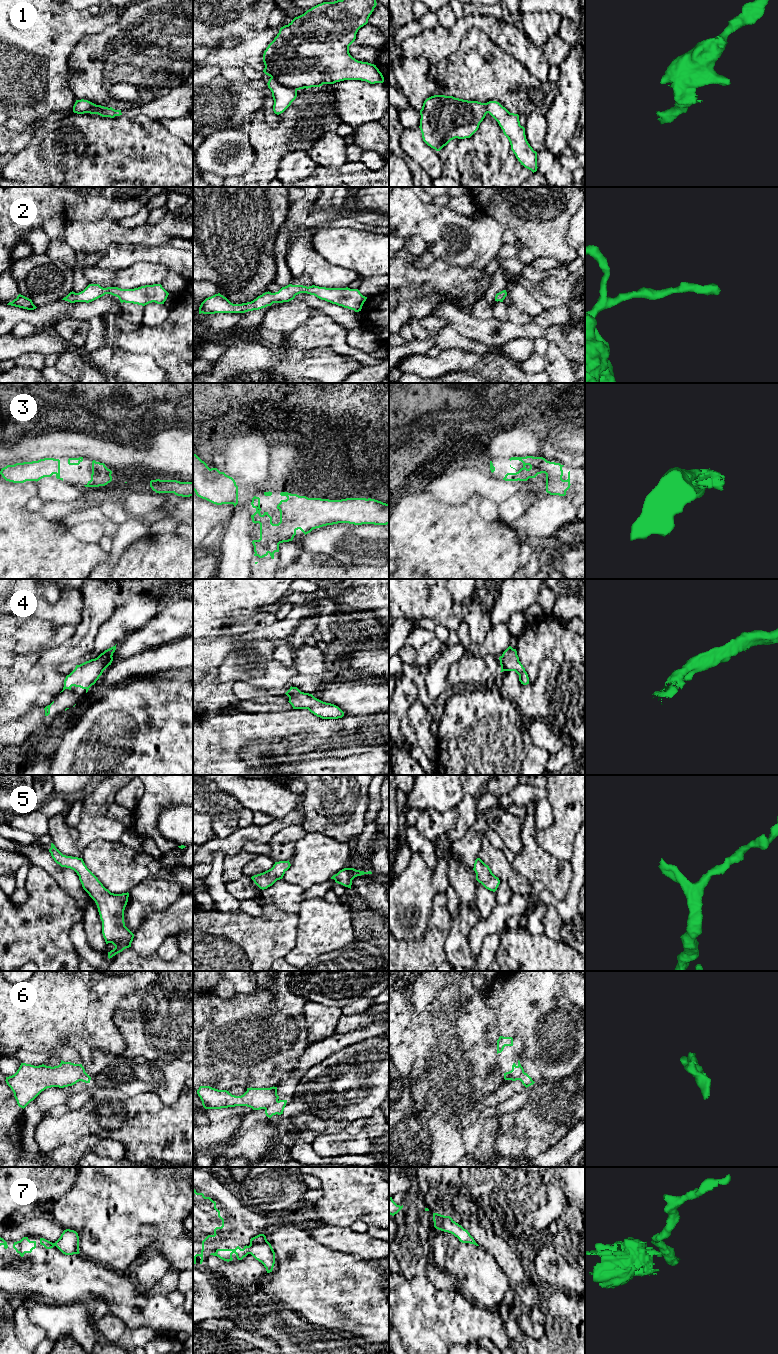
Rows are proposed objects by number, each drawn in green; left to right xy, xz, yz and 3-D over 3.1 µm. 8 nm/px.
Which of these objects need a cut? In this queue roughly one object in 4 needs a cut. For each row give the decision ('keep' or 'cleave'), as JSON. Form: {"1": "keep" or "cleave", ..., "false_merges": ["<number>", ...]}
{"1": "cleave", "2": "keep", "3": "keep", "4": "keep", "5": "keep", "6": "cleave", "7": "cleave", "false_merges": ["1", "6", "7"]}

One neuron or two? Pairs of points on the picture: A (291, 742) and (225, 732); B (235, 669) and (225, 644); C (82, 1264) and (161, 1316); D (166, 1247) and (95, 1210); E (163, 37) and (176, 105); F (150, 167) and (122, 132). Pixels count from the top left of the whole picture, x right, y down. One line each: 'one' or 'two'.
A: two
B: two
C: one
D: two
E: two
F: one

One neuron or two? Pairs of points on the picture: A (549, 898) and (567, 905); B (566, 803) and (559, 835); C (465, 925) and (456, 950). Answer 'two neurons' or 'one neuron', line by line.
A: one neuron
B: one neuron
C: one neuron

